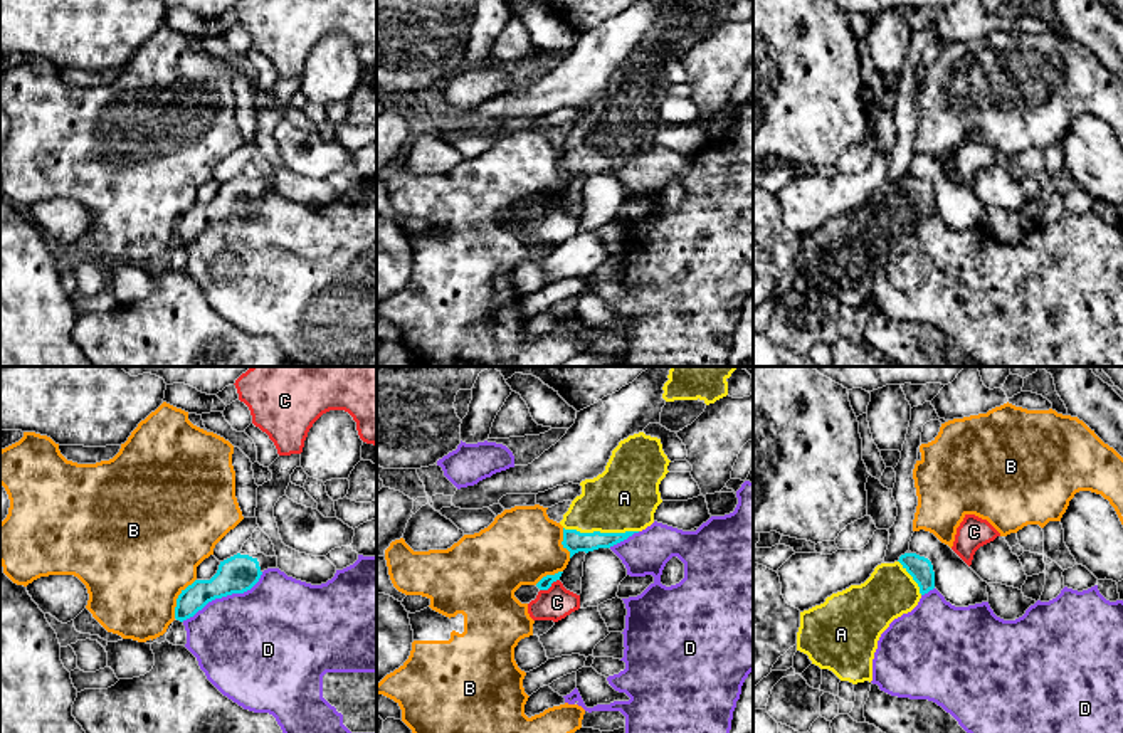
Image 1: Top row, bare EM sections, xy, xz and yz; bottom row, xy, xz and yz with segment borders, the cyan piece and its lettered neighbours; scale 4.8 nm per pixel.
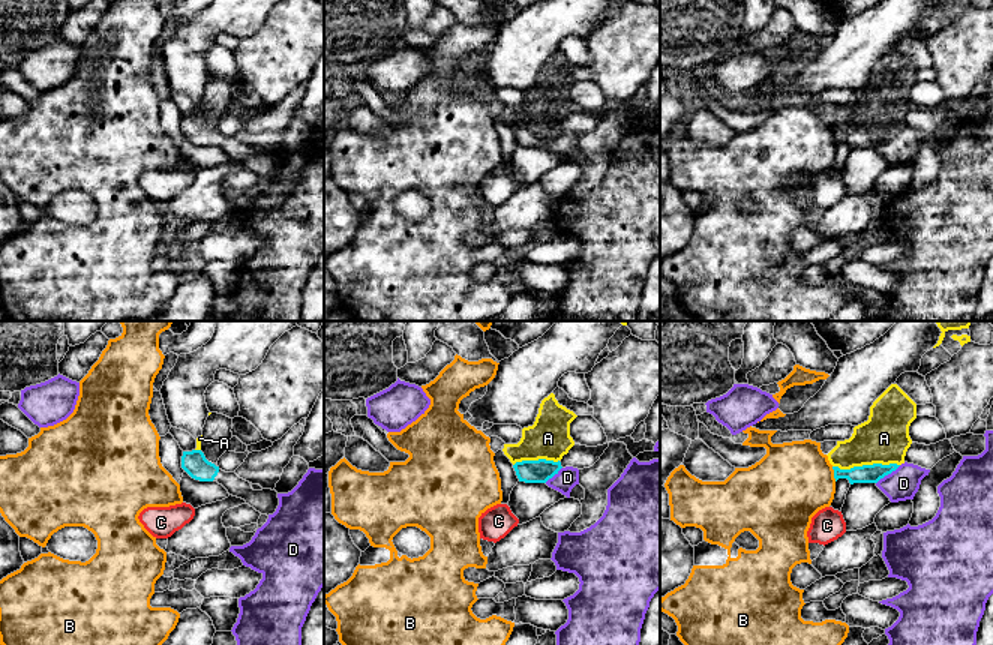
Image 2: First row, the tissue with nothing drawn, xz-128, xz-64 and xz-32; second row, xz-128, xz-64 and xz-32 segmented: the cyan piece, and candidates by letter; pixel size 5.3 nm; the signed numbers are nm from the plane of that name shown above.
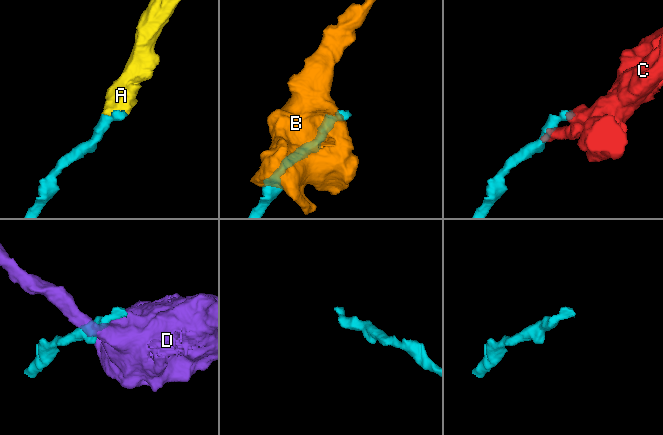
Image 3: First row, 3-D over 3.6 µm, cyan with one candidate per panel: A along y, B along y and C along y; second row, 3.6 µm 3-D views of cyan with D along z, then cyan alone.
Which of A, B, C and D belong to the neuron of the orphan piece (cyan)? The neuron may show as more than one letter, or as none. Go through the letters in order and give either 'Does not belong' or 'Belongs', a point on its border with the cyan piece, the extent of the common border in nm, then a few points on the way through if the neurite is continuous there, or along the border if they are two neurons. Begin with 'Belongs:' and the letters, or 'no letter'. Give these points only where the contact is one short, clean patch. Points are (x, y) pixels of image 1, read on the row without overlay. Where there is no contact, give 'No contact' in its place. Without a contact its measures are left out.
Belongs: A
A: Belongs. Touches cyan at xz (599, 155). Shared border 360 nm. Path across: xz (574, 165), (584, 155), (599, 155), (599, 147), (624, 121)
B: Does not belong. Touches cyan at xy (177, 222). Shared border 220 nm
C: Does not belong. Touches cyan at xz (548, 210). Shared border 110 nm. Boundary: xz (558, 202), (540, 214)
D: Does not belong. Touches cyan at xy (224, 219). Shared border 460 nm. Boundary: xy (263, 195), (249, 212), (216, 221), (182, 244)

